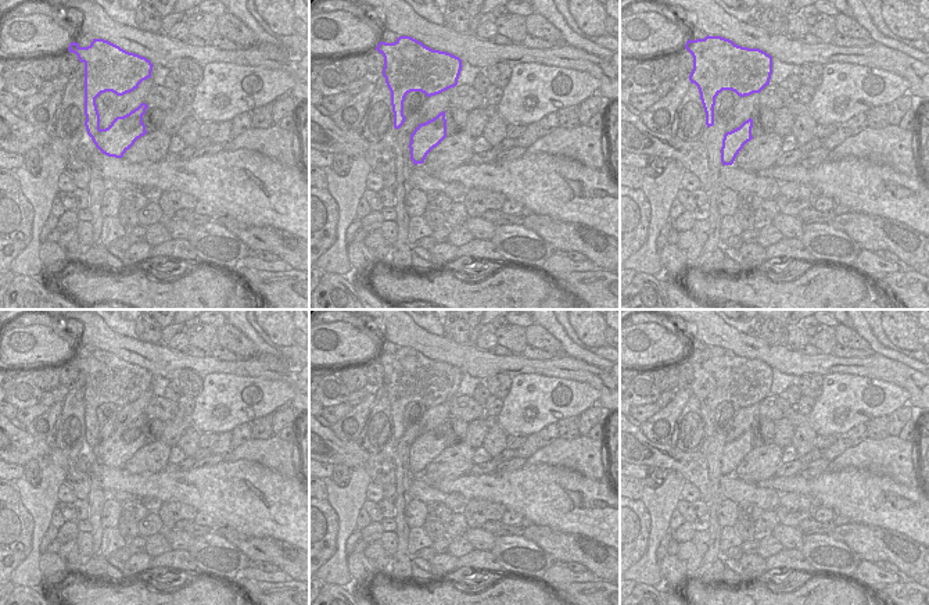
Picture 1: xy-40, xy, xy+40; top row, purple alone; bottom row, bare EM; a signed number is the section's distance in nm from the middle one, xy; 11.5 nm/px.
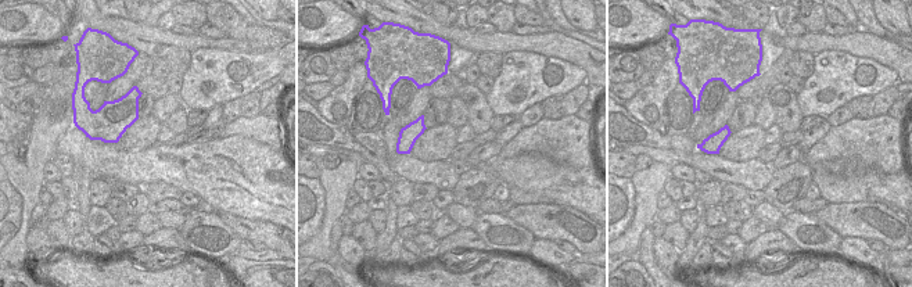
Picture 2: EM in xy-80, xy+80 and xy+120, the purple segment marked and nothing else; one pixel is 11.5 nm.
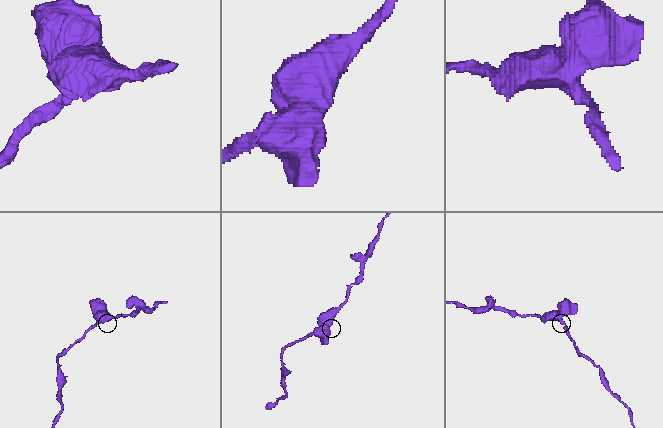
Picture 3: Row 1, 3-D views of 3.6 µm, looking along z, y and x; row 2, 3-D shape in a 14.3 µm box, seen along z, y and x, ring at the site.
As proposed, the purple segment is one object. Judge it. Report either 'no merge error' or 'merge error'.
no merge error

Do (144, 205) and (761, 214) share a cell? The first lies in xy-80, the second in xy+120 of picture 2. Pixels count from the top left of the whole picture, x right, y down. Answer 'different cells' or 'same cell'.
different cells

